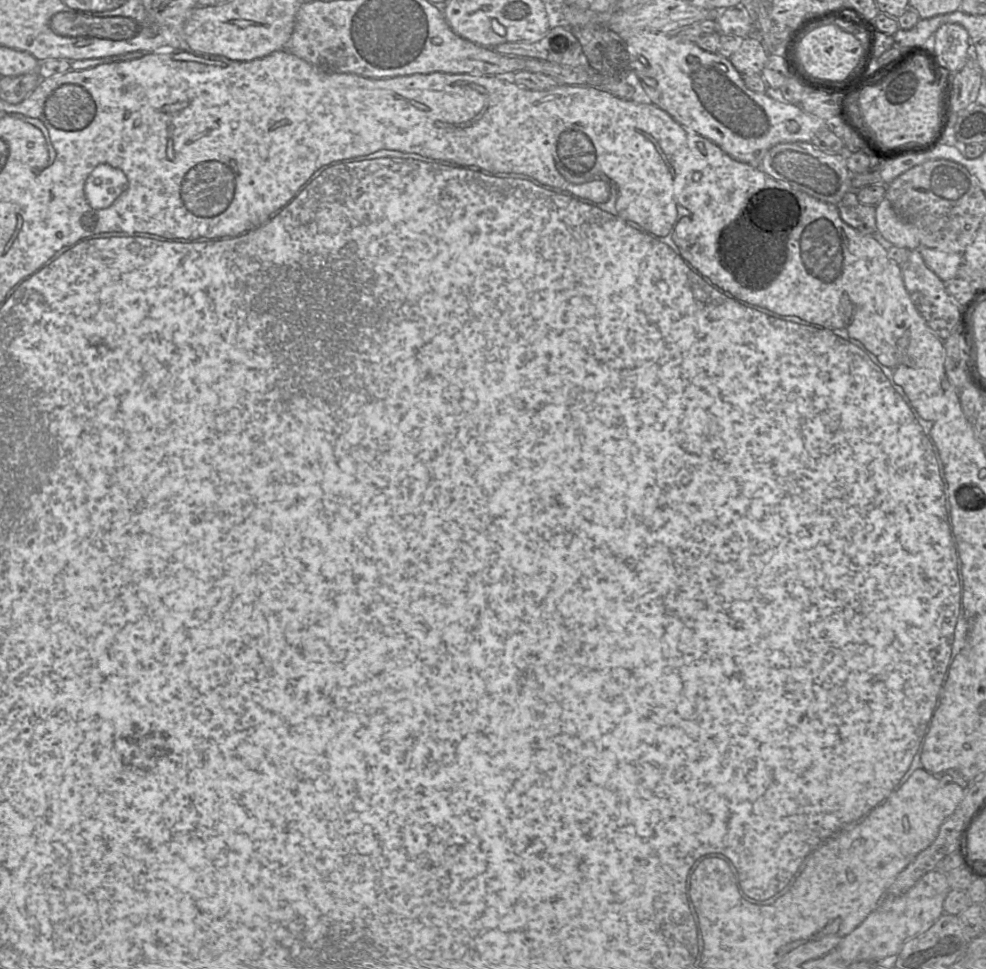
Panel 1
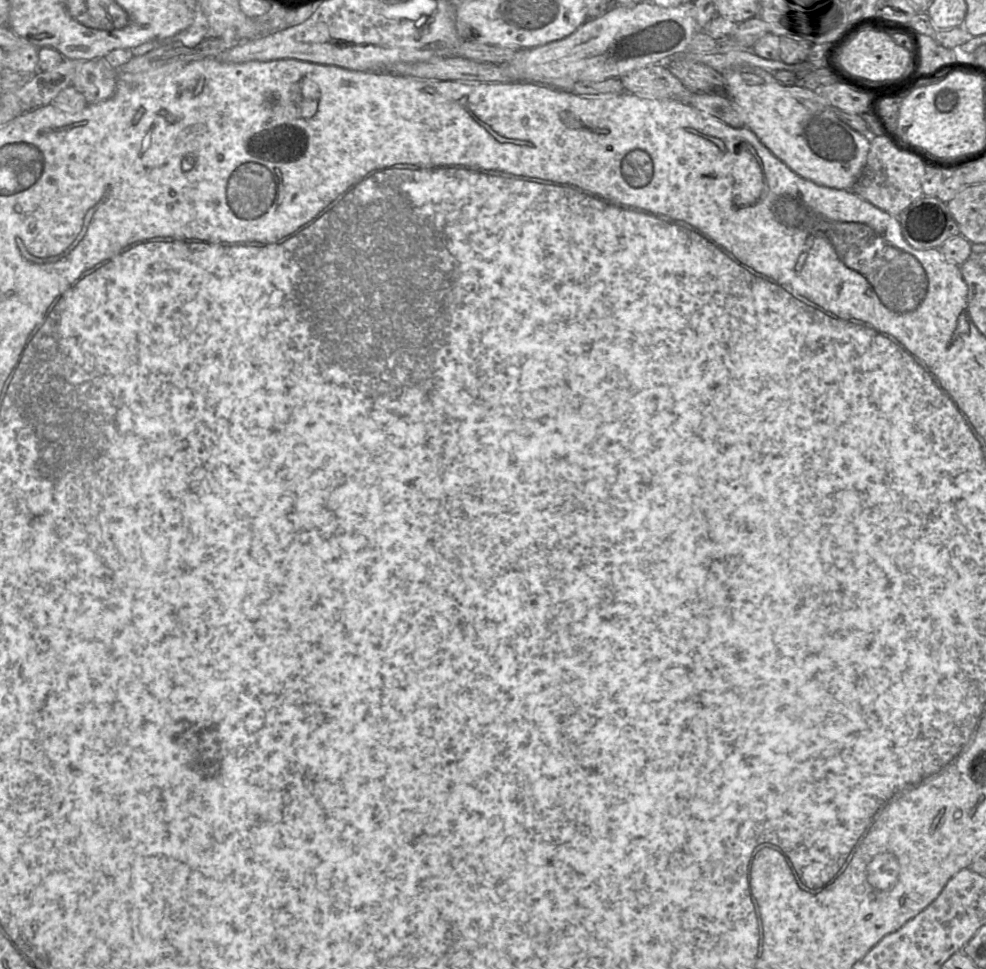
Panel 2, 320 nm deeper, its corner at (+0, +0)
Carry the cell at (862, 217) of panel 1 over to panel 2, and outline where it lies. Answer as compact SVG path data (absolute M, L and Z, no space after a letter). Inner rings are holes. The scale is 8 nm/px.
M921 197L896 216L905 241L917 250L939 248L946 240L959 235L959 229L947 203L936 198Z

